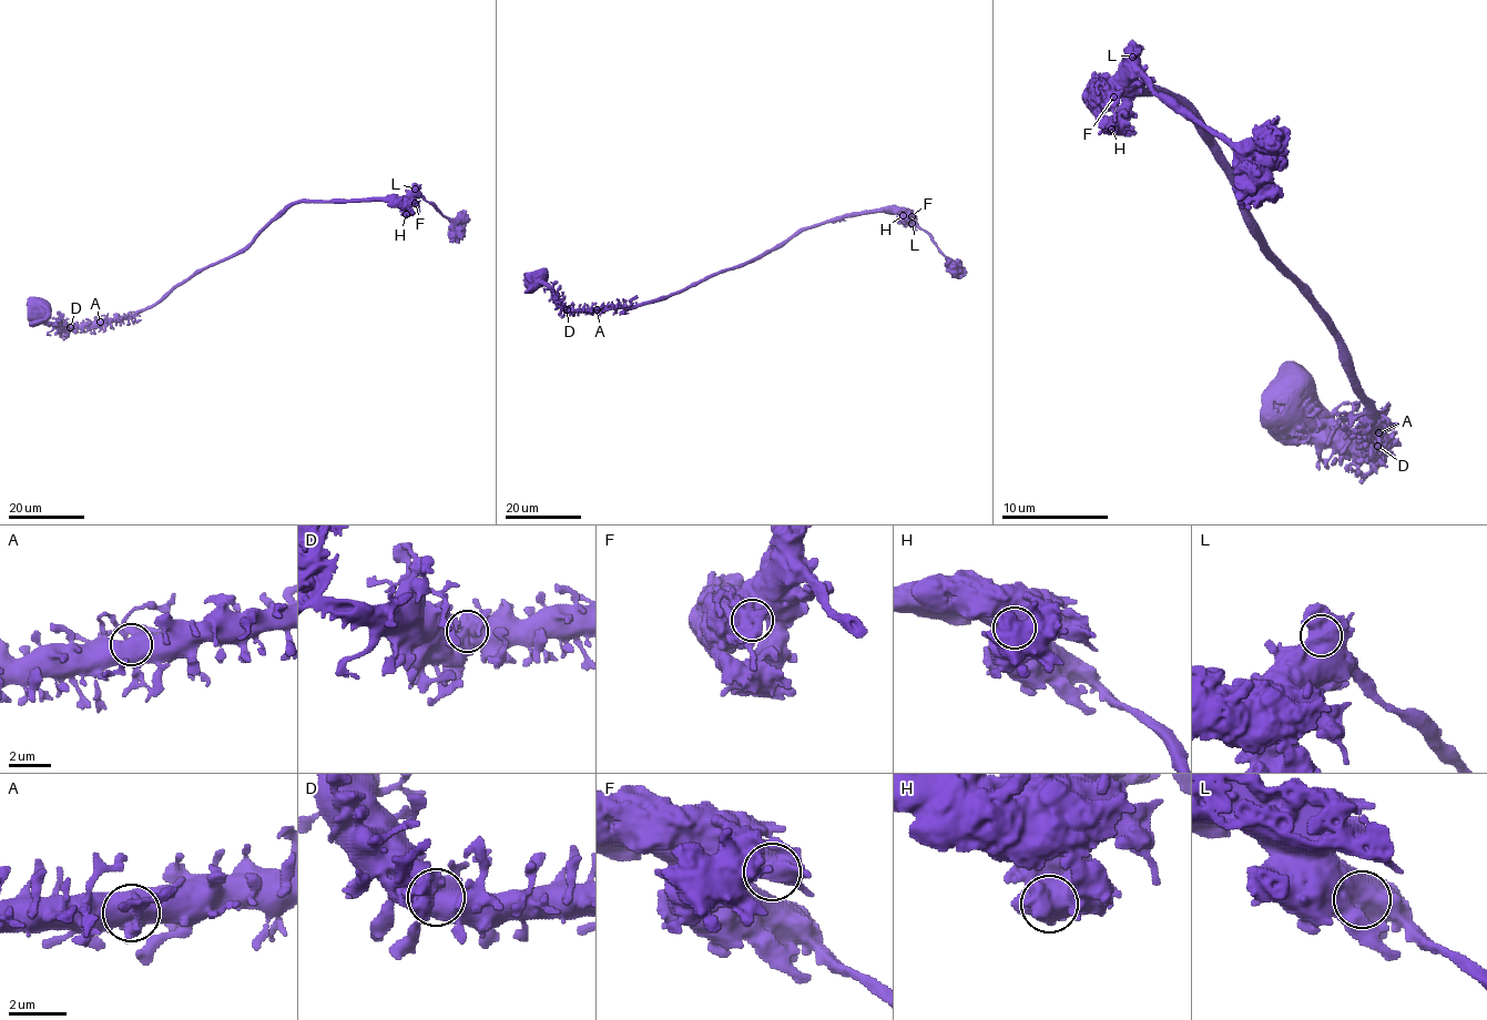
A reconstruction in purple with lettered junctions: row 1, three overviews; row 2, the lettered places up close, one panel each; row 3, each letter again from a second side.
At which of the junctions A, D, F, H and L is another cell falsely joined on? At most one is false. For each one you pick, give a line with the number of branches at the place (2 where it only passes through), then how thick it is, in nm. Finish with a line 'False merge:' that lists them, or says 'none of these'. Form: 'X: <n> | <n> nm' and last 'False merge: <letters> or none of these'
False merge: none of these

